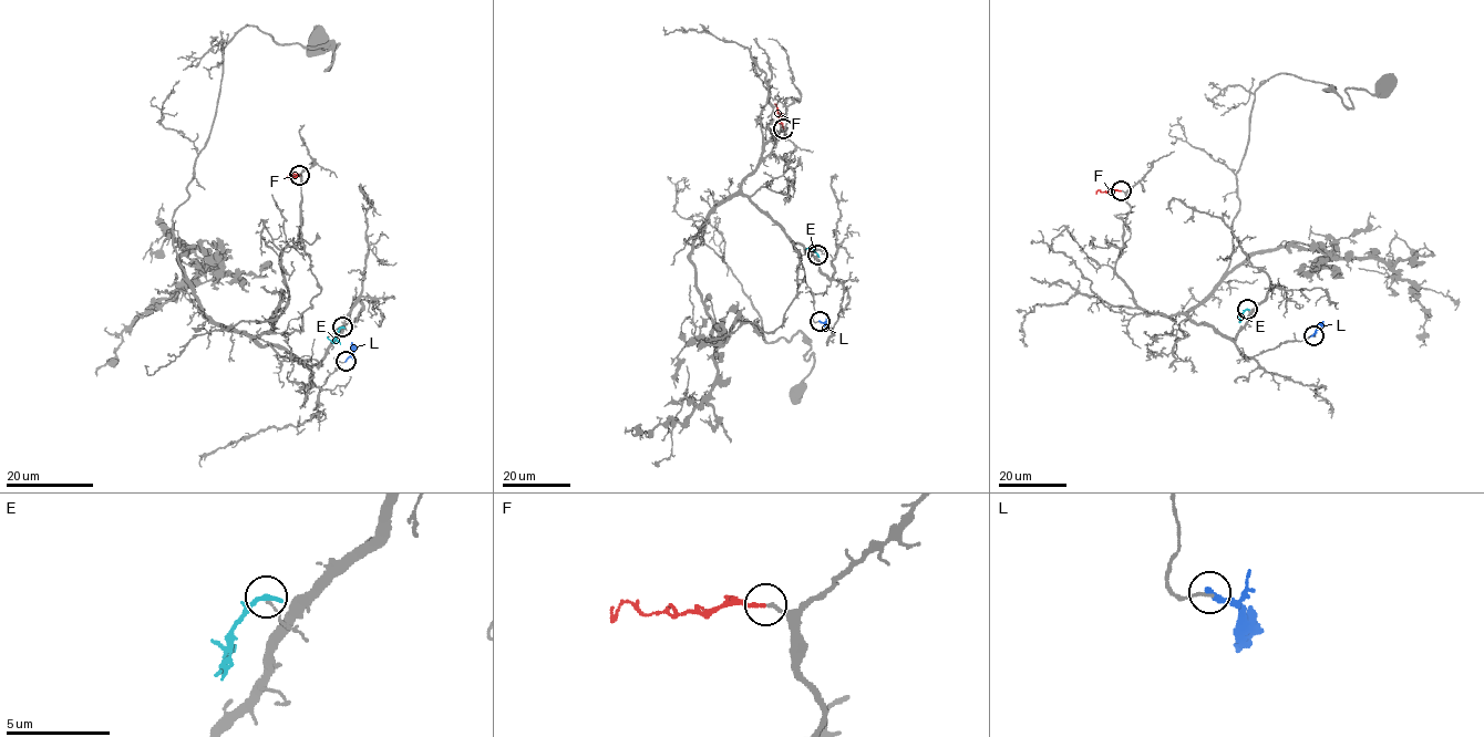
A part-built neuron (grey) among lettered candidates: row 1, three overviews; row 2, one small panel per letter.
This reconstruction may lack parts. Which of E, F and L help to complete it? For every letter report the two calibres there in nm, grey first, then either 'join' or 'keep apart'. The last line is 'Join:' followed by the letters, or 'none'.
E: 120 nm thick on the grey side, 280 nm on the other; keep apart
F: 160 nm thick on the grey side, 170 nm on the other; join
L: 130 nm thick on the grey side, 260 nm on the other; keep apart
Join: F

